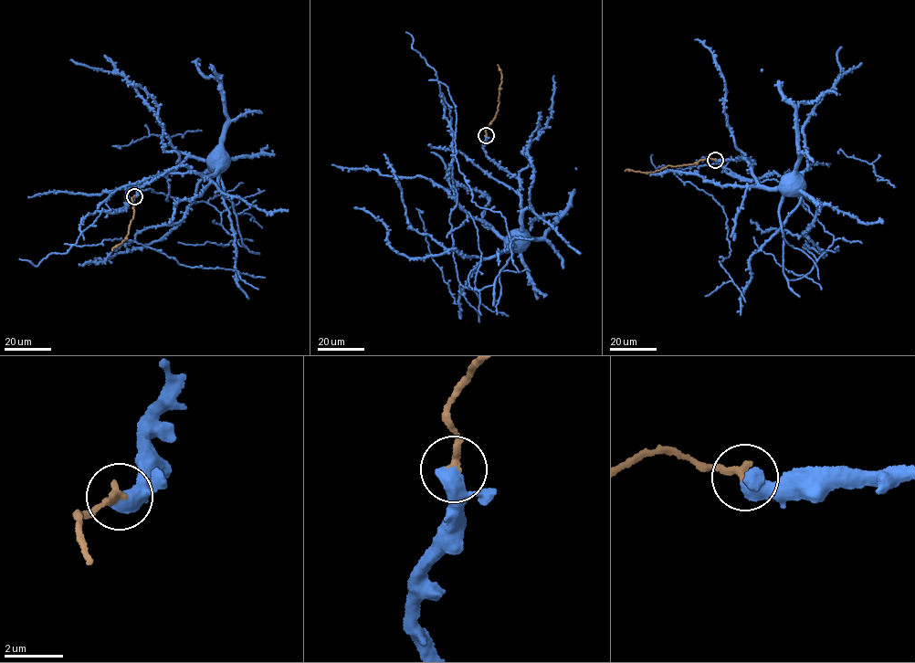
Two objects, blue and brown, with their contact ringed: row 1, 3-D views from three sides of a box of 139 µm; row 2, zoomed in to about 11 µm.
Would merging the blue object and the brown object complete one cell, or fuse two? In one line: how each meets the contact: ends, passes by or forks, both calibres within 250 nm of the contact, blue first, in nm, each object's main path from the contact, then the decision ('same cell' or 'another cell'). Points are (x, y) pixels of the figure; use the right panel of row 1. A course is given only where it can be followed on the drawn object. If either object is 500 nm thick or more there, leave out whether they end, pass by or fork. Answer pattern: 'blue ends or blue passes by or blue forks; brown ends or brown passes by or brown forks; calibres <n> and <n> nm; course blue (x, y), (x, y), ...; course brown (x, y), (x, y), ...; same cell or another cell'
blue passes by; brown ends; calibres 400 and 320 nm; course blue (715, 160), (745, 158), (763, 186), (802, 180), (676, 170), (727, 220), (720, 262), (731, 279), (705, 296); course brown (715, 160), (708, 158), (691, 164), (667, 165), (646, 173), (625, 171); another cell

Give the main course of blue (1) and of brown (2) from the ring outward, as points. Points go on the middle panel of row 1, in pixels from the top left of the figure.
1: (486, 135), (520, 186), (505, 236), (446, 178), (439, 81), (472, 201), (533, 238)
2: (486, 135), (485, 131), (496, 114), (499, 101), (501, 75), (498, 65)

